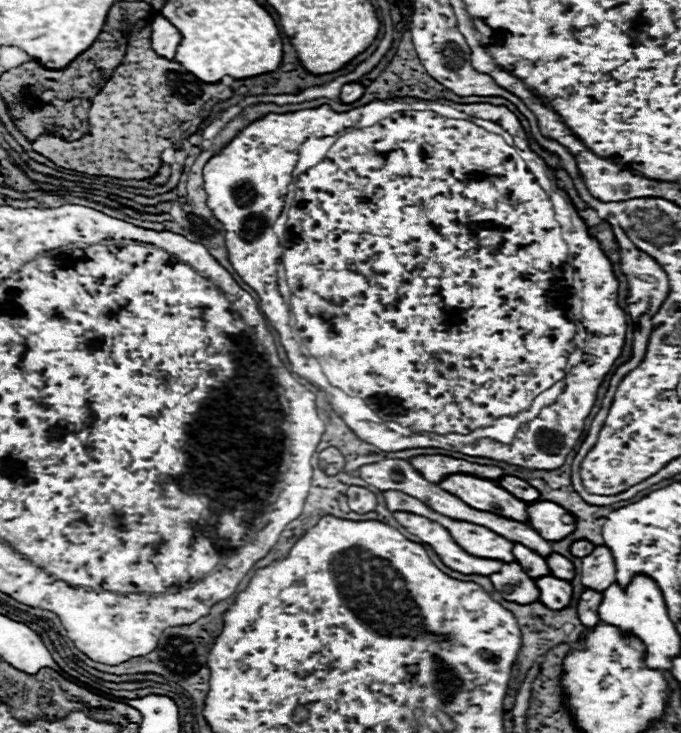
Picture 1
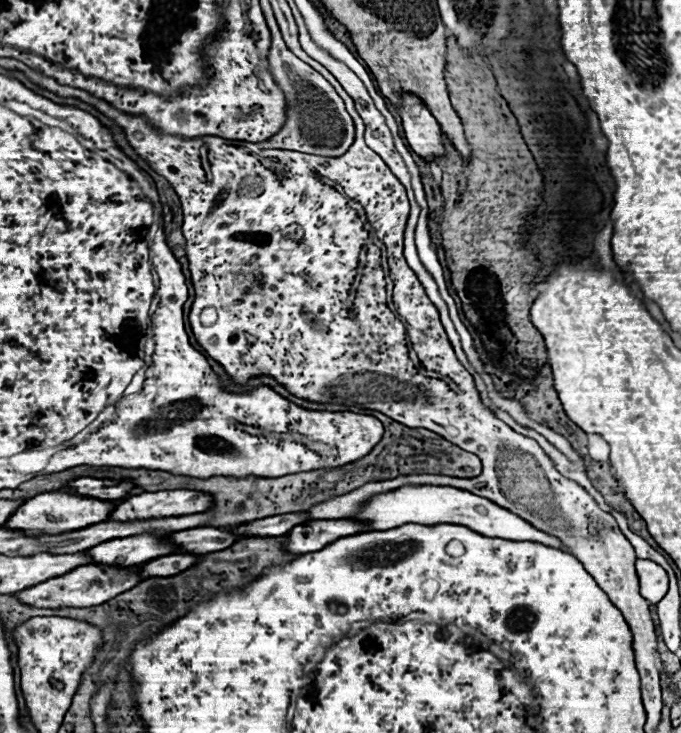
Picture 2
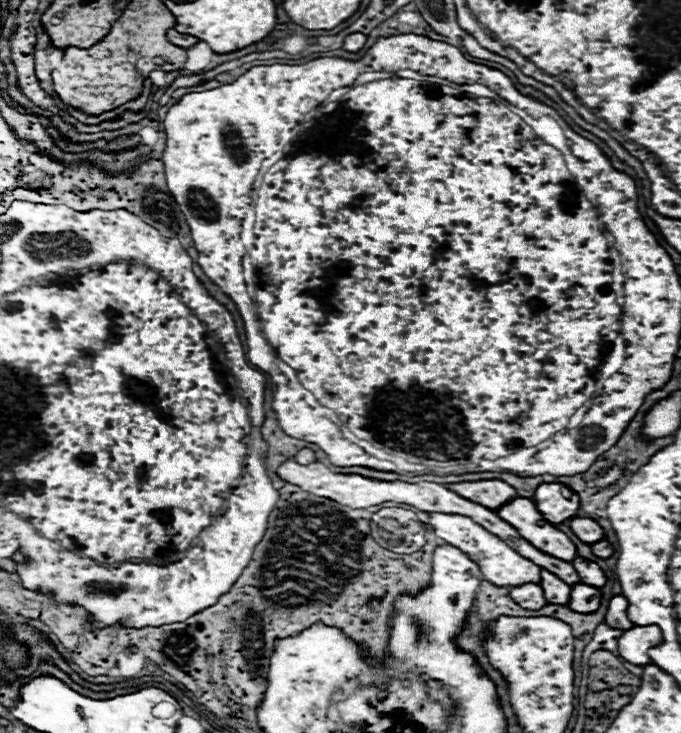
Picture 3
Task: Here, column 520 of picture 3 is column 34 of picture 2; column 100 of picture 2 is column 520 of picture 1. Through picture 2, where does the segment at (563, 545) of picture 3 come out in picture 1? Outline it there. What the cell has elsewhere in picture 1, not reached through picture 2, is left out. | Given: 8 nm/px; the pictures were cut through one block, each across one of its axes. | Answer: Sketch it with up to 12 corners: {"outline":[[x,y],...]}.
{"outline":[[450,474],[438,486],[472,508],[526,522],[526,502],[492,480]]}

